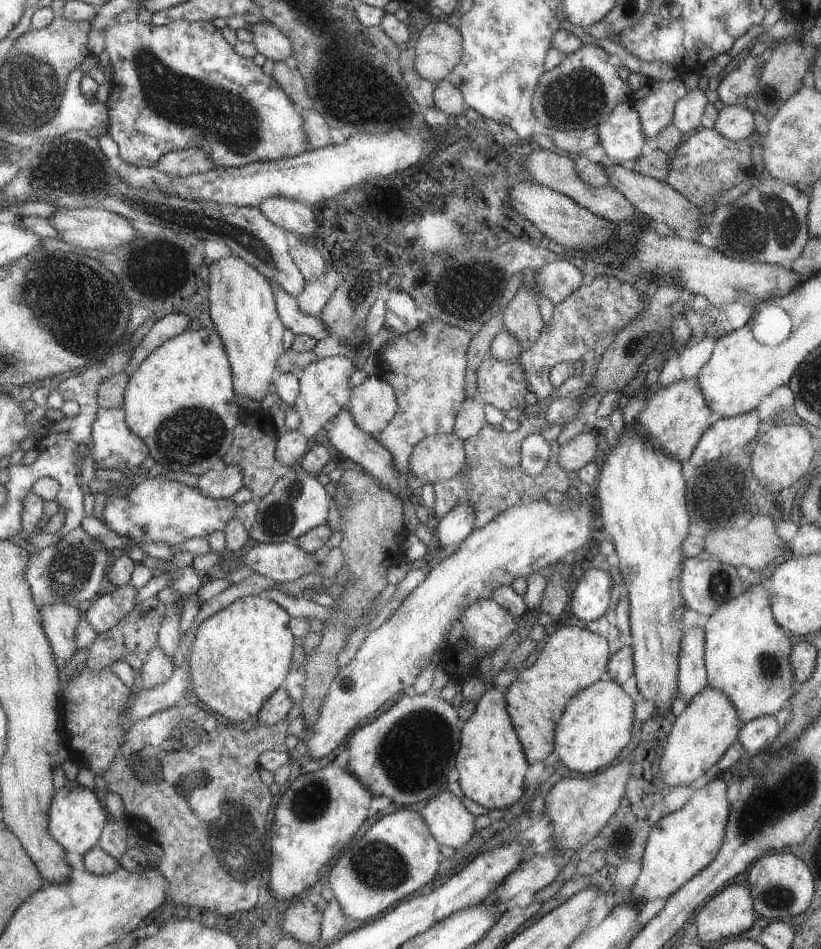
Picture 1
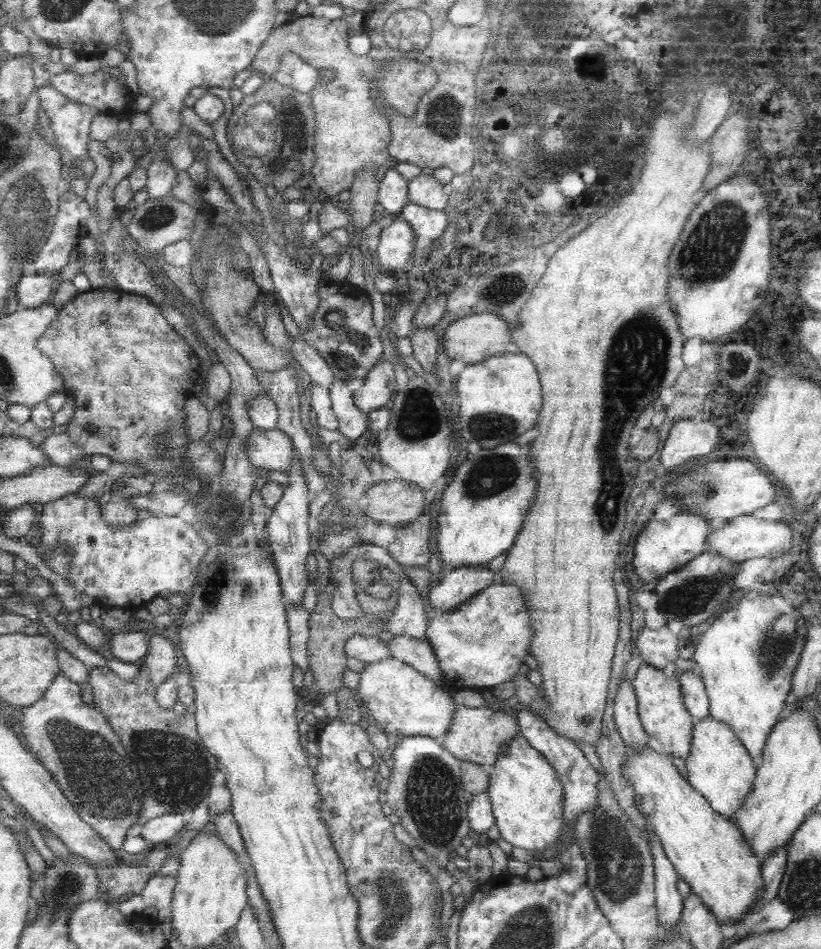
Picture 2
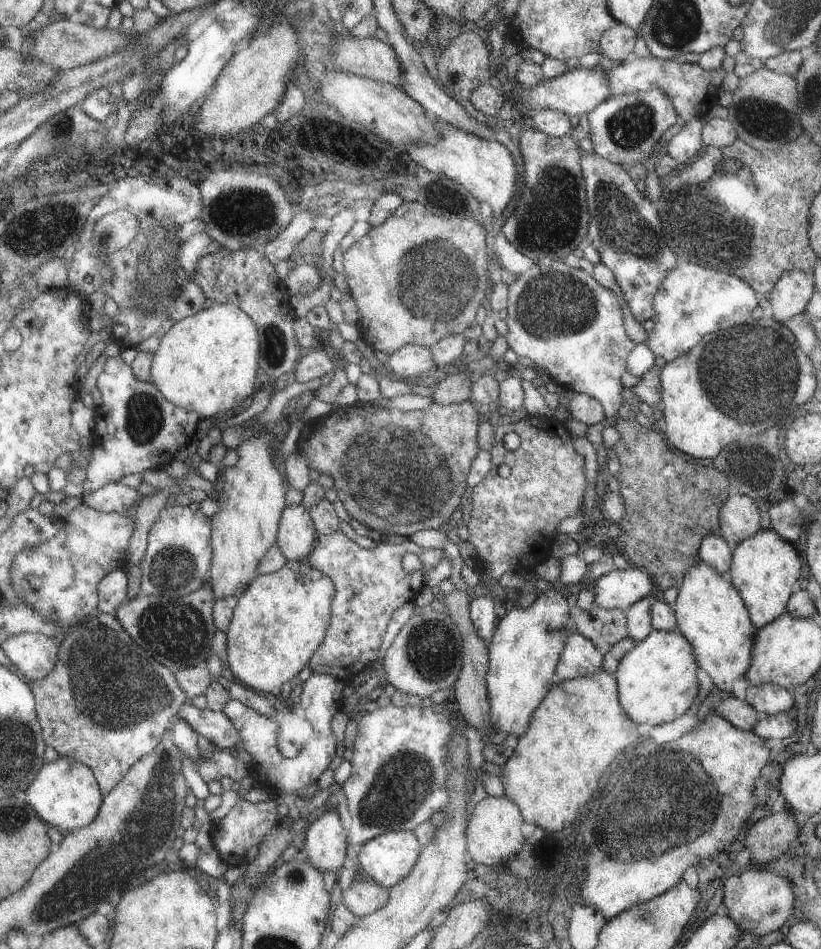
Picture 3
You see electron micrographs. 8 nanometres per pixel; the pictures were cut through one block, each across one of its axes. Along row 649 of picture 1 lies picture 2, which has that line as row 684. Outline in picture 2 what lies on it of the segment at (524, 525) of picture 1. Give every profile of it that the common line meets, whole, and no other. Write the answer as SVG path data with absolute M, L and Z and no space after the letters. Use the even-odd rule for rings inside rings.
M353 634L345 650L349 657L365 663L363 671L359 673L357 694L370 722L386 735L391 734L399 739L418 735L439 739L447 734L457 710L453 692L448 687L421 674L409 663L393 658L389 643L379 637Z

